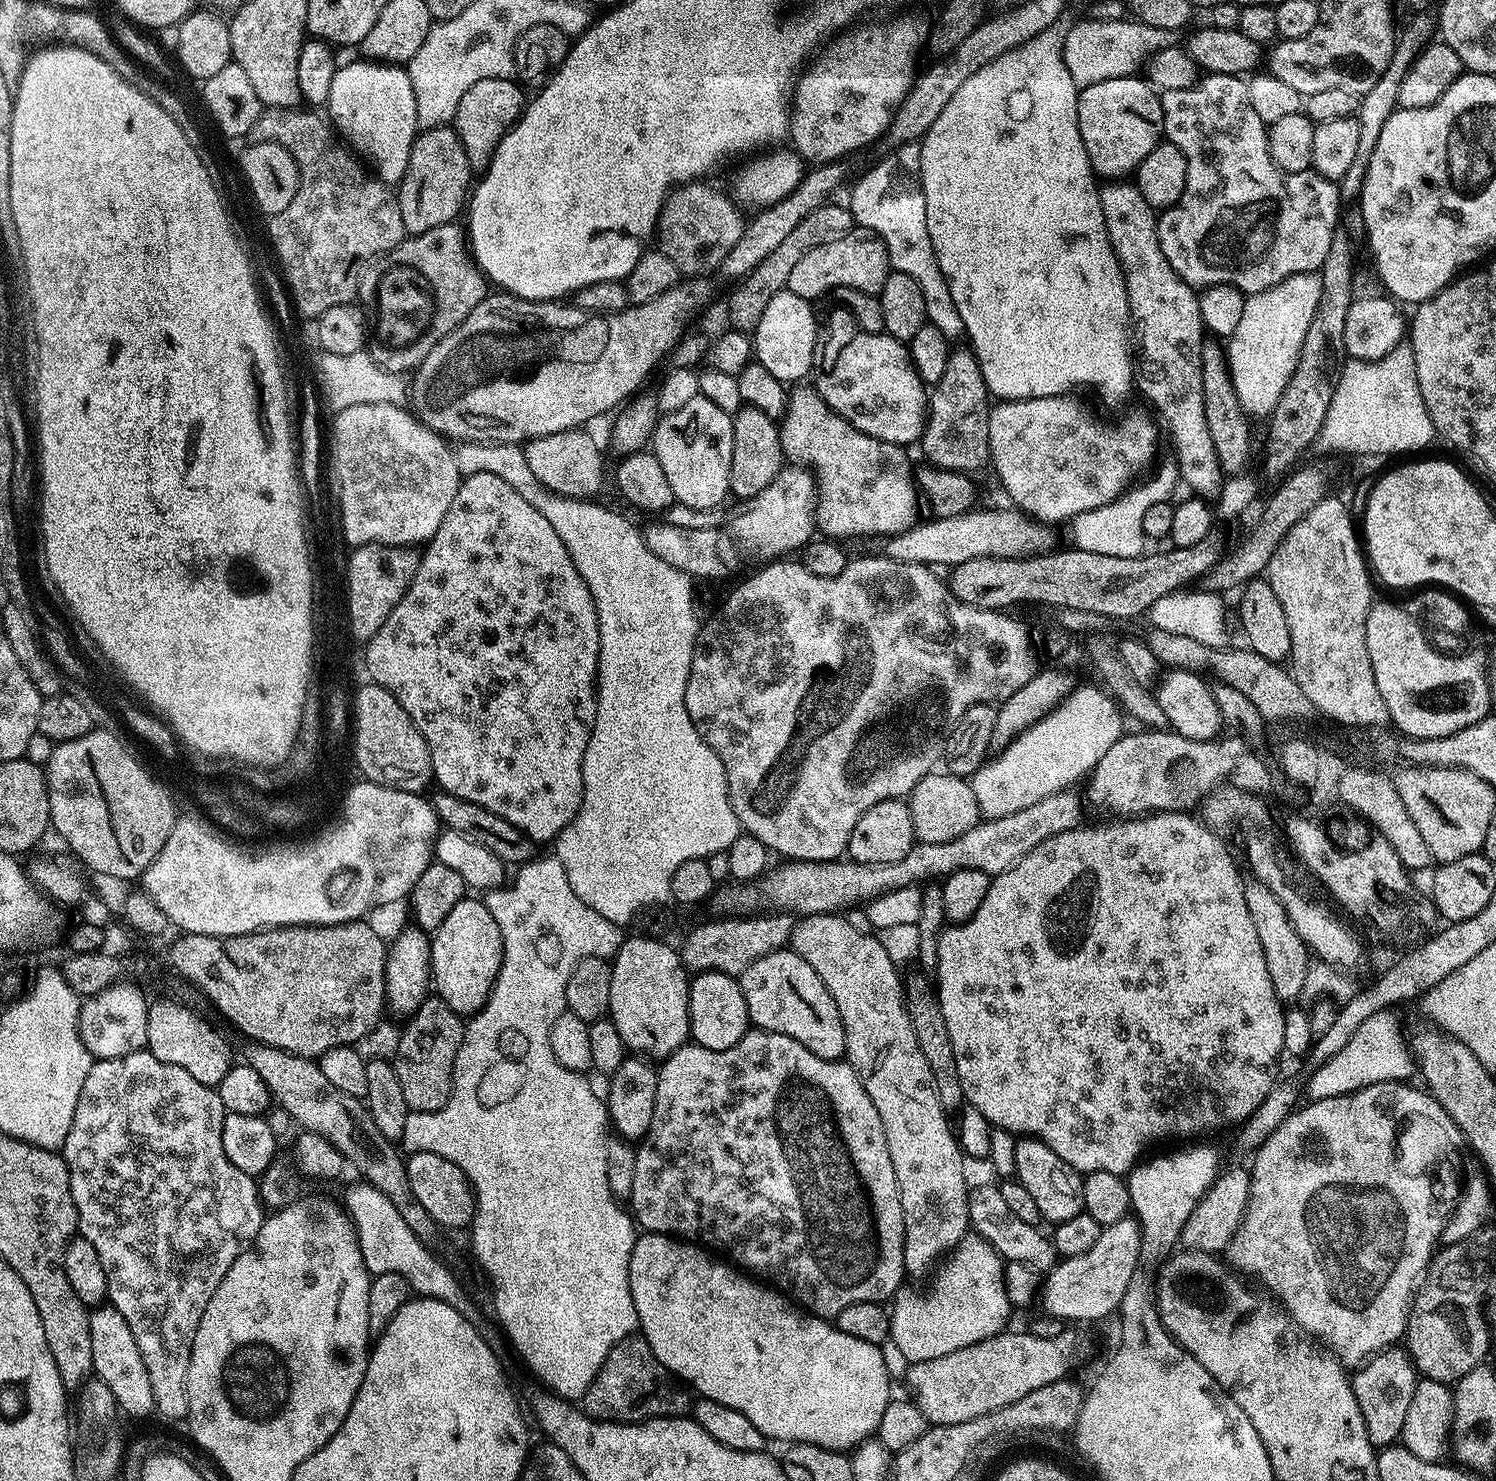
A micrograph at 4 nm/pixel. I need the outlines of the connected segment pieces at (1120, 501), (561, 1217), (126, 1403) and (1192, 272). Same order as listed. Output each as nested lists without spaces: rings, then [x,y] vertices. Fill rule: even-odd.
[[[1175,463],[1164,464],[1157,470],[1153,480],[1144,480],[1141,484],[1133,483],[1126,487],[1116,500],[1072,517],[1071,547],[1090,550],[1094,554],[1110,554],[1110,558],[1138,558],[1145,555],[1146,537],[1142,530],[1142,518],[1148,507],[1171,497],[1170,494],[1175,490],[1179,480],[1179,467]]]
[[[537,855],[519,865],[515,872],[516,877],[513,880],[511,877],[499,888],[487,889],[482,896],[490,914],[494,914],[494,922],[498,922],[498,930],[502,930],[502,966],[498,970],[498,978],[494,982],[488,1001],[465,1023],[462,1046],[458,1046],[458,1054],[454,1058],[452,1096],[446,1102],[446,1106],[438,1110],[440,1124],[424,1124],[424,1152],[432,1148],[430,1154],[442,1154],[446,1162],[454,1162],[454,1166],[458,1166],[458,1170],[466,1174],[472,1193],[476,1195],[476,1213],[470,1225],[472,1252],[476,1255],[481,1270],[488,1275],[488,1280],[492,1283],[492,1300],[496,1303],[496,1316],[500,1319],[509,1342],[516,1347],[516,1352],[524,1359],[525,1366],[548,1387],[545,1389],[551,1395],[565,1402],[576,1402],[594,1382],[610,1350],[614,1350],[618,1342],[628,1339],[637,1331],[638,1314],[634,1310],[634,1298],[630,1294],[628,1271],[638,1228],[629,1209],[613,1197],[610,1182],[606,1182],[606,1142],[610,1135],[608,1105],[601,1097],[600,1100],[596,1097],[587,1075],[566,1070],[566,1066],[562,1066],[558,1058],[554,1058],[554,1050],[550,1050],[550,1026],[554,1026],[561,1012],[565,1011],[566,982],[570,978],[573,966],[582,958],[591,956],[611,961],[616,951],[623,946],[626,936],[625,933],[620,933],[623,932],[621,925],[607,921],[598,911],[586,906],[582,899],[574,894],[562,870],[562,862],[558,862],[555,855]]]
[[[105,1302],[93,1307],[88,1313],[90,1318],[90,1346],[94,1353],[92,1371],[106,1386],[110,1386],[110,1394],[114,1394],[119,1411],[128,1416],[148,1416],[156,1412],[154,1390],[150,1386],[150,1374],[146,1374],[146,1362],[142,1358],[142,1350],[138,1350],[138,1342],[134,1342],[134,1333],[130,1331],[130,1325],[111,1303]]]
[[[1204,74],[1184,90],[1170,90],[1160,96],[1164,111],[1164,136],[1188,157],[1186,190],[1173,208],[1163,209],[1156,222],[1158,242],[1166,262],[1186,283],[1197,290],[1228,284],[1251,294],[1273,288],[1294,273],[1316,272],[1326,260],[1332,240],[1338,234],[1340,189],[1325,176],[1311,170],[1284,172],[1270,158],[1268,125],[1250,106],[1248,85],[1239,76]]]

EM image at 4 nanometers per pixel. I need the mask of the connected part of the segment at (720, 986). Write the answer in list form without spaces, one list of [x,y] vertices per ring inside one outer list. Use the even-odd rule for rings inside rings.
[[[702,972],[691,977],[688,985],[688,1030],[691,1039],[706,1050],[730,1050],[750,1030],[746,998],[740,989],[740,981],[735,976],[721,972]]]

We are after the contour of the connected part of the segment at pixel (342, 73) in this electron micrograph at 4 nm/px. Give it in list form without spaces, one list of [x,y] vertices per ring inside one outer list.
[[[359,59],[337,67],[334,82],[330,82],[326,112],[333,129],[371,165],[375,175],[385,184],[396,186],[410,166],[412,147],[420,128],[414,86],[407,67]]]

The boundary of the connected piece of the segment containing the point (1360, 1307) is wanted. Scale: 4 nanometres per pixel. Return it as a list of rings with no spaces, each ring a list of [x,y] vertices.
[[[1378,1082],[1359,1088],[1356,1092],[1349,1092],[1346,1096],[1322,1098],[1305,1105],[1305,1108],[1300,1106],[1293,1110],[1264,1139],[1264,1143],[1255,1149],[1256,1161],[1250,1164],[1252,1181],[1248,1205],[1234,1238],[1228,1243],[1226,1260],[1233,1269],[1257,1276],[1265,1284],[1263,1287],[1279,1301],[1293,1321],[1309,1337],[1319,1341],[1341,1364],[1356,1366],[1382,1349],[1393,1347],[1408,1327],[1410,1301],[1431,1265],[1432,1257],[1441,1243],[1440,1232],[1445,1231],[1445,1224],[1462,1192],[1460,1147],[1463,1149],[1466,1141],[1460,1135],[1460,1127],[1452,1121],[1450,1114],[1446,1114],[1446,1110],[1442,1110],[1442,1106],[1423,1087],[1415,1088],[1412,1082]]]

